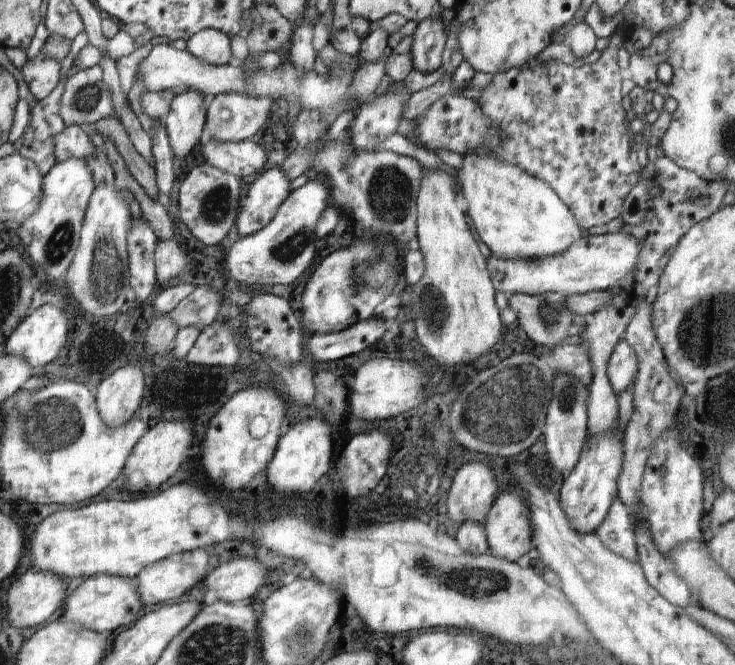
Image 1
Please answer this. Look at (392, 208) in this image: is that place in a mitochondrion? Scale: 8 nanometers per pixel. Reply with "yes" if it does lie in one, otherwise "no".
yes

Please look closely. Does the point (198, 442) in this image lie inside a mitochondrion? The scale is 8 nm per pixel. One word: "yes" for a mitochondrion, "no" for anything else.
no

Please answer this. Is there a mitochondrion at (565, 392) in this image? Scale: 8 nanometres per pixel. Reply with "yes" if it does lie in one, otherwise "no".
yes

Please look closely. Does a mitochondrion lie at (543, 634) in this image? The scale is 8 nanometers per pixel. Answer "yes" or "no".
no

